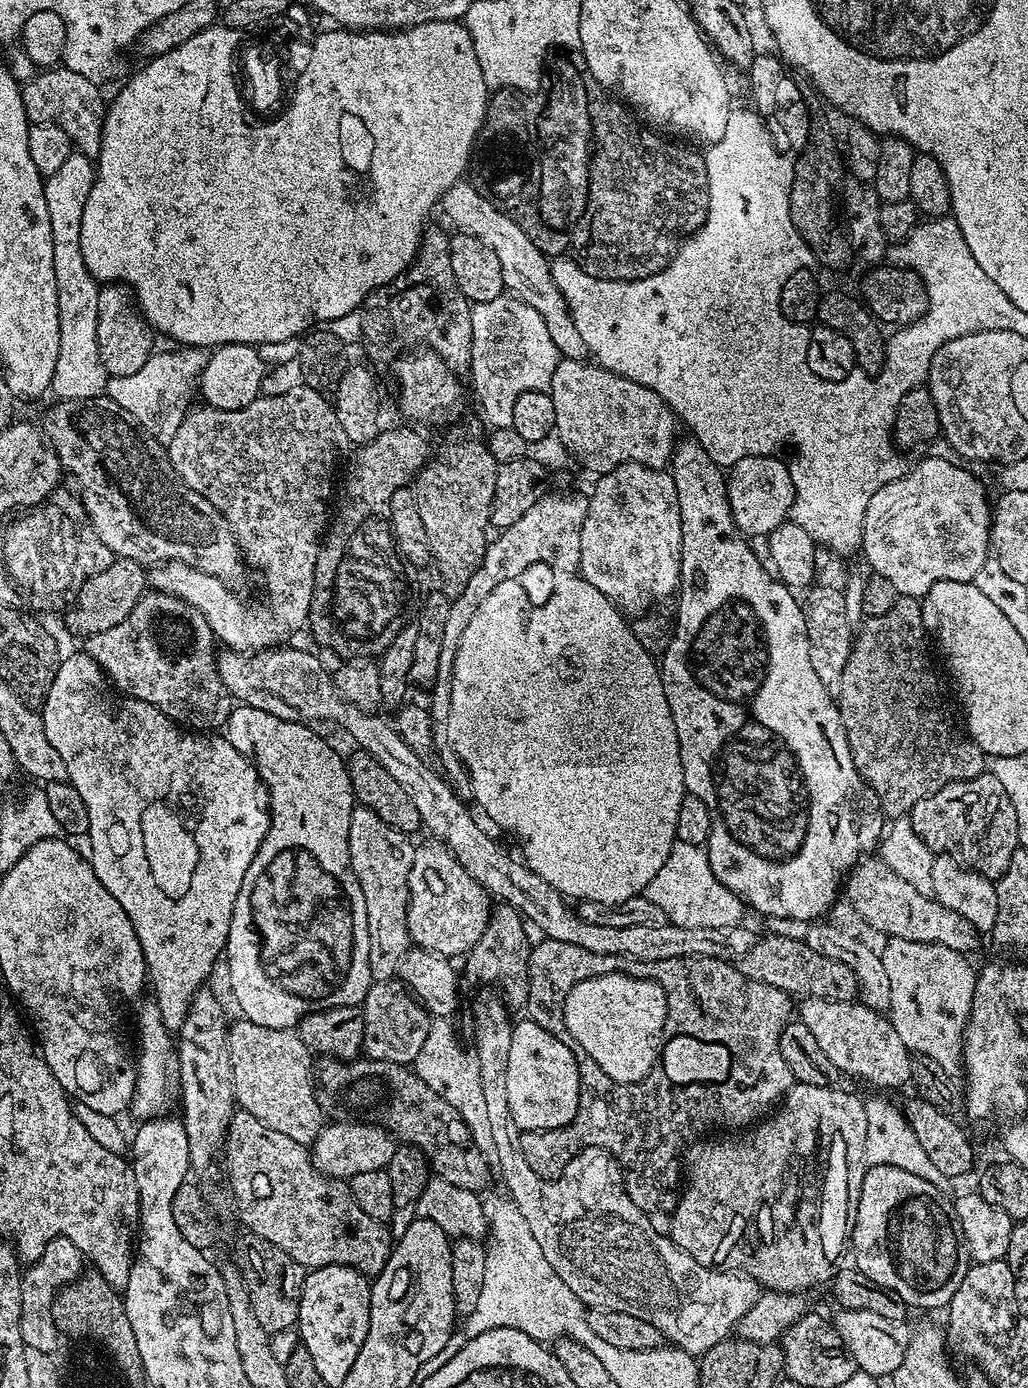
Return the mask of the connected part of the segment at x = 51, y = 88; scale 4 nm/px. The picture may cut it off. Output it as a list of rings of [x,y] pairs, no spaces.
[[[57,66],[55,68],[49,68],[47,70],[40,70],[35,73],[37,76],[33,80],[23,81],[20,93],[22,94],[22,106],[26,110],[29,121],[33,124],[53,124],[54,126],[62,126],[62,130],[66,130],[66,134],[72,139],[72,146],[75,151],[80,152],[84,156],[90,156],[95,158],[100,153],[100,147],[102,146],[102,126],[104,125],[104,113],[106,111],[106,96],[102,91],[101,85],[95,84],[90,78],[82,78],[82,74],[74,74],[74,70],[63,66]]]

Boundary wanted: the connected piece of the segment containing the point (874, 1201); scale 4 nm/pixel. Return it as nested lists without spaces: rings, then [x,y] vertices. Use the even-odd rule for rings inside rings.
[[[873,1164],[867,1170],[869,1172],[860,1180],[860,1192],[858,1188],[858,1195],[854,1200],[854,1219],[850,1224],[850,1252],[856,1255],[856,1260],[854,1260],[855,1268],[862,1274],[866,1274],[866,1278],[870,1278],[870,1282],[878,1282],[878,1286],[882,1286],[887,1292],[891,1292],[892,1295],[897,1296],[909,1309],[943,1309],[954,1298],[954,1294],[958,1290],[962,1278],[969,1270],[969,1265],[967,1263],[964,1264],[964,1260],[966,1261],[966,1252],[962,1247],[962,1237],[957,1225],[954,1223],[953,1217],[950,1215],[950,1200],[947,1200],[939,1192],[941,1189],[937,1185],[926,1182],[926,1178],[918,1178],[918,1174],[910,1174],[910,1170],[902,1170],[898,1166],[890,1166],[889,1164]]]

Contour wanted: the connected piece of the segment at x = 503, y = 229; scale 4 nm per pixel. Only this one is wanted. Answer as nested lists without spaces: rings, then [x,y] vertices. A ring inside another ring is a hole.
[[[457,182],[450,185],[442,201],[443,208],[449,222],[454,226],[453,229],[486,242],[486,246],[494,250],[494,255],[502,265],[505,289],[512,296],[538,310],[538,314],[542,316],[547,329],[550,330],[551,341],[554,342],[561,357],[565,360],[583,361],[586,349],[582,336],[578,334],[578,326],[574,326],[572,321],[572,311],[568,309],[563,294],[549,276],[544,261],[537,256],[536,249],[528,243],[524,235],[521,235],[519,228],[513,227],[513,220],[502,209],[487,200],[471,182]]]

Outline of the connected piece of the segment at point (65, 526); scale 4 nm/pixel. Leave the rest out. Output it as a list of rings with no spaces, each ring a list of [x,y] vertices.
[[[64,491],[53,492],[41,504],[17,515],[17,520],[4,532],[2,562],[21,601],[28,603],[29,609],[67,609],[76,601],[82,582],[106,570],[114,558],[110,546],[98,538],[79,495]]]

